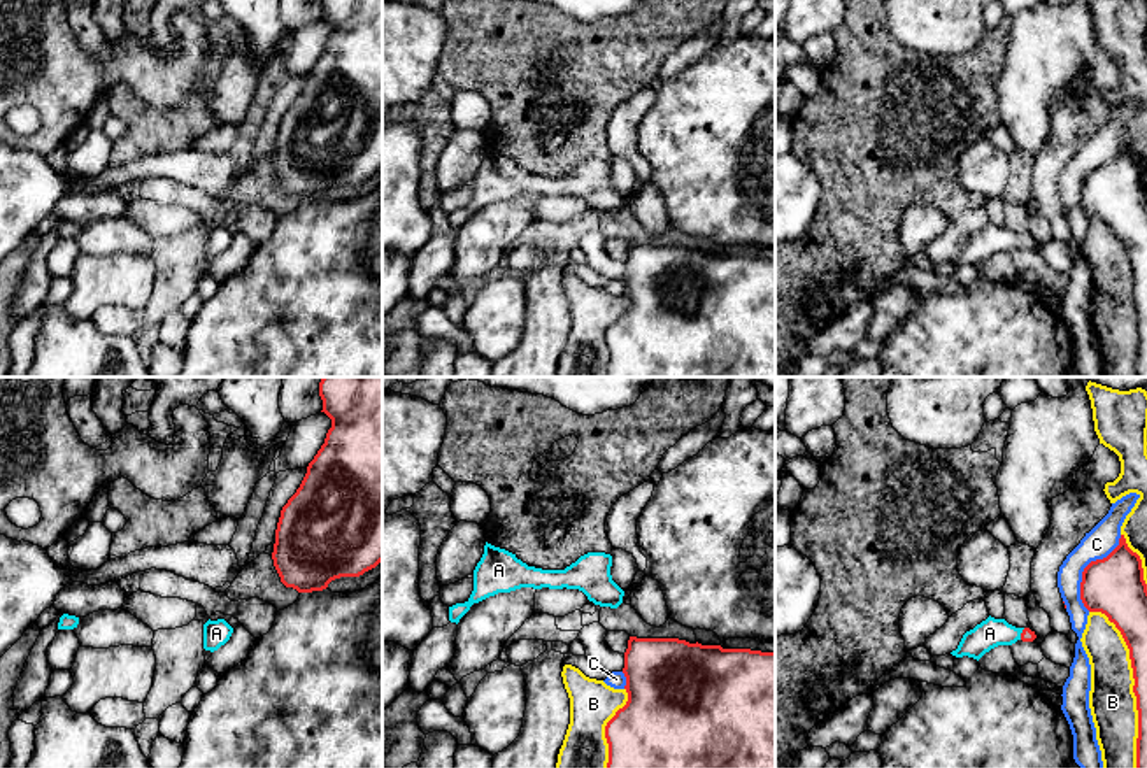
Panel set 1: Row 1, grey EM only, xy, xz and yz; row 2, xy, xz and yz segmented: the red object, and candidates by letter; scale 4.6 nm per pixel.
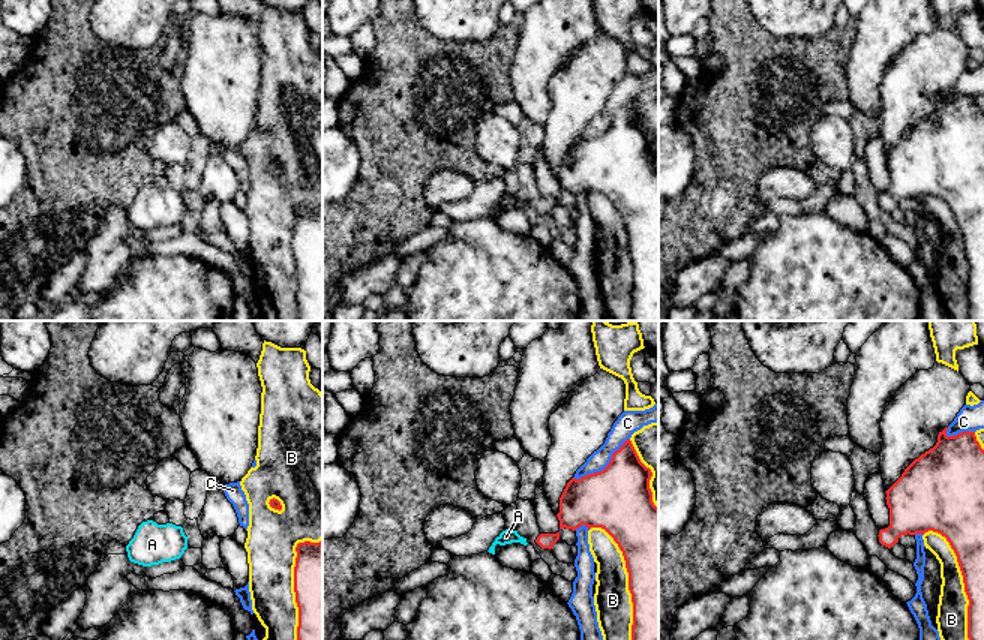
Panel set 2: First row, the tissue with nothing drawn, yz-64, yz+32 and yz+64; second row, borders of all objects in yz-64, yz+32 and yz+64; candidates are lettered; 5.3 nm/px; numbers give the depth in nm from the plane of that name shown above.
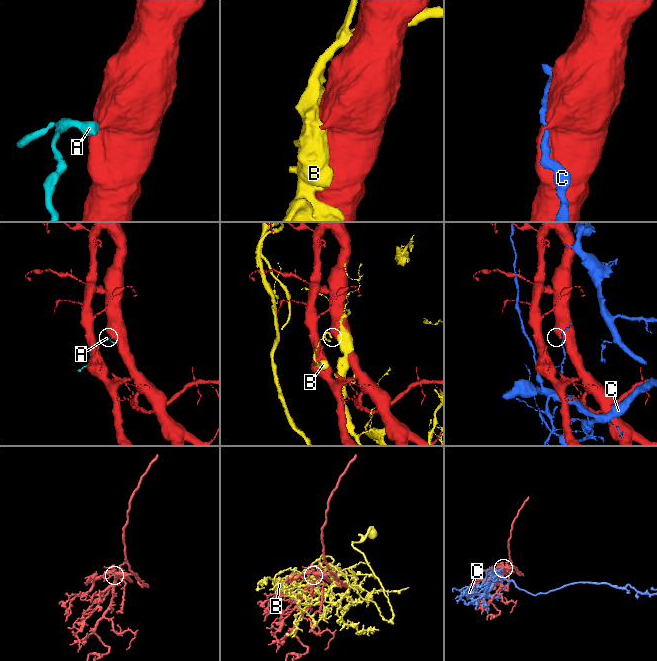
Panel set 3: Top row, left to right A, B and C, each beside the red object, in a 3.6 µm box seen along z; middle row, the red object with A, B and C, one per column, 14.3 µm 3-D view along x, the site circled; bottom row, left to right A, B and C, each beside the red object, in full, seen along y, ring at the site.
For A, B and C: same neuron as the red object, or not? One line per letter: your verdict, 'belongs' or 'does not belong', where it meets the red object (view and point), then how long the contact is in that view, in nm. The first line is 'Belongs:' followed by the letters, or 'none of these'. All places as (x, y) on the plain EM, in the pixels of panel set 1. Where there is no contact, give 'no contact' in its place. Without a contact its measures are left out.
Belongs: A
A: belongs; meets red in yz at (1021, 241); contact 60 nm long
B: does not belong; meets red in yz at (1135, 291); contact 750 nm long
C: does not belong; meets red in yz at (1084, 176); contact 380 nm long

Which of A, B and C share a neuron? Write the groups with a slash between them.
A / B / C

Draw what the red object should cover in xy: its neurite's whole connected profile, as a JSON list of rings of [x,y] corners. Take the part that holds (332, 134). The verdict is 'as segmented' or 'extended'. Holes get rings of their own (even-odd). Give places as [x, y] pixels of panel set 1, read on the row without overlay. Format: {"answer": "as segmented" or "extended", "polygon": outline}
{"answer": "as segmented", "polygon": [[[319,0],[331,26],[324,51],[281,117],[274,174],[286,195],[323,198],[340,184],[360,184],[382,168],[382,0]]]}

